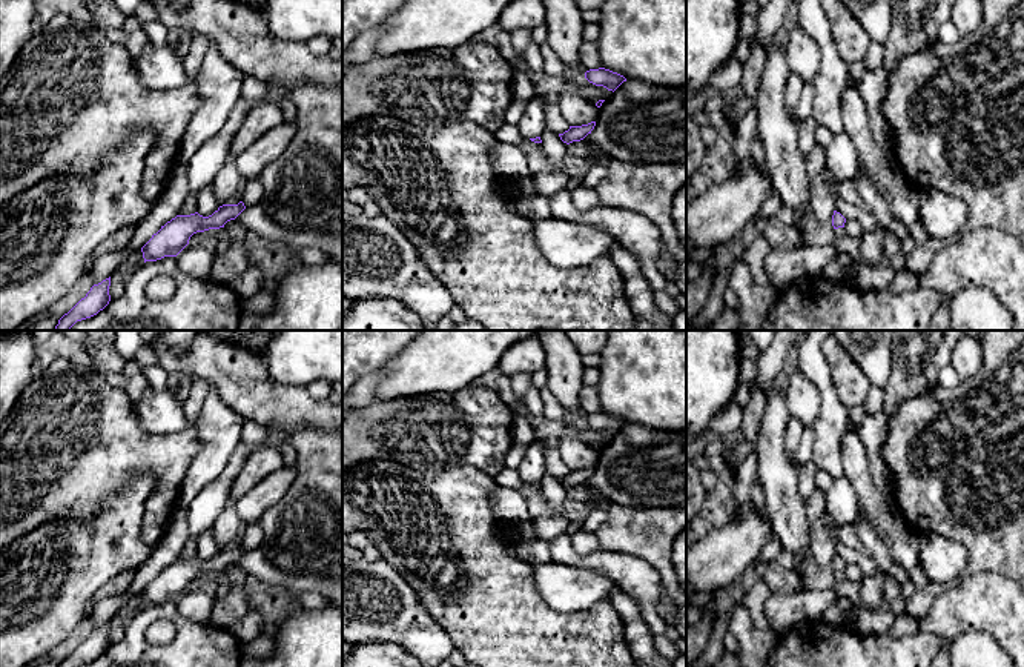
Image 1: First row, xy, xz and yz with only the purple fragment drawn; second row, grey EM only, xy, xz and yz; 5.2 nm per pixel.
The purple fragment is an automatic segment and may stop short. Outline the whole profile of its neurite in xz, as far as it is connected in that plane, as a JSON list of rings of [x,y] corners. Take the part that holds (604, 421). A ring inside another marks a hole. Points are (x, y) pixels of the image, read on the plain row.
[[[599,412],[599,413],[590,413],[585,416],[585,423],[596,429],[596,430],[603,430],[608,435],[616,435],[623,426],[626,426],[626,423],[617,416],[613,416],[609,413],[605,412]]]

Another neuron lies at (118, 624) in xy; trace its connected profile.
[[[141,592],[127,598],[117,615],[111,619],[109,639],[115,644],[123,639],[130,619],[144,607]]]

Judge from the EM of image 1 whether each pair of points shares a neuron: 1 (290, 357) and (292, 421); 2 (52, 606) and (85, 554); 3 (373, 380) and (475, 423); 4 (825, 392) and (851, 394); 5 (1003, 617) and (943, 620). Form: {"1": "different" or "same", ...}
{"1": "different", "2": "same", "3": "different", "4": "different", "5": "same"}

